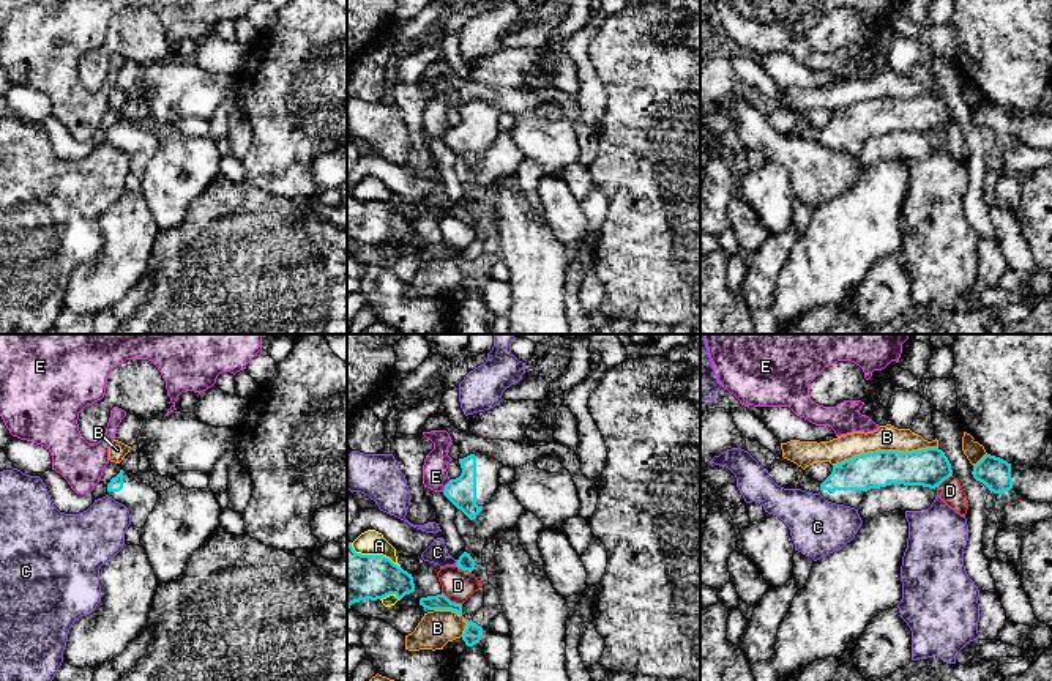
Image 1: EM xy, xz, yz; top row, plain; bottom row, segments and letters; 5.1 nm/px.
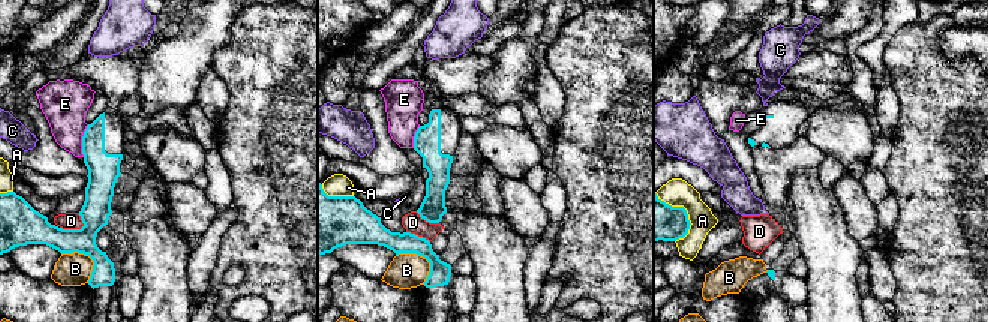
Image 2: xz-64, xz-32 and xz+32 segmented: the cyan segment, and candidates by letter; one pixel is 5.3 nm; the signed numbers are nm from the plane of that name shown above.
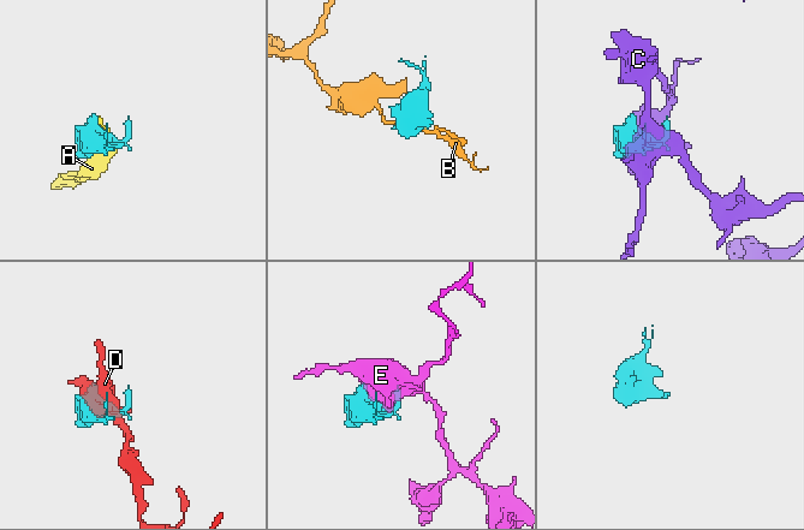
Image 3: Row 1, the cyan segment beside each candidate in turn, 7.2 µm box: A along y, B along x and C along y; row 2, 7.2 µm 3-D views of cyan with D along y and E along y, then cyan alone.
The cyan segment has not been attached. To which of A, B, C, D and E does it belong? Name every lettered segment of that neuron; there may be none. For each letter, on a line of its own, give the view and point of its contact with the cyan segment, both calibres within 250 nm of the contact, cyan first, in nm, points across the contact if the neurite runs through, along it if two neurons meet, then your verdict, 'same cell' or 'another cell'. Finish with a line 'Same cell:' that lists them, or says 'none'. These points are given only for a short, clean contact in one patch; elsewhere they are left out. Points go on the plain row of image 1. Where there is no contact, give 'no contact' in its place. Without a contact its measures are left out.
A: meets cyan in xz at (374, 202); 260 nm thick on the cyan side, 130 nm on the other; another cell
B: meets cyan in yz at (885, 98); 200 nm thick on the cyan side, 130 nm on the other; another cell
C: meets cyan in xz at (456, 210); 80 nm thick on the cyan side, 110 nm on the other; another cell
D: meets cyan in xz at (450, 248); 80 nm thick on the cyan side, 170 nm on the other; another cell
E: meets cyan in xz at (445, 133); 150 nm thick on the cyan side, 130 nm on the other; another cell
Same cell: none

